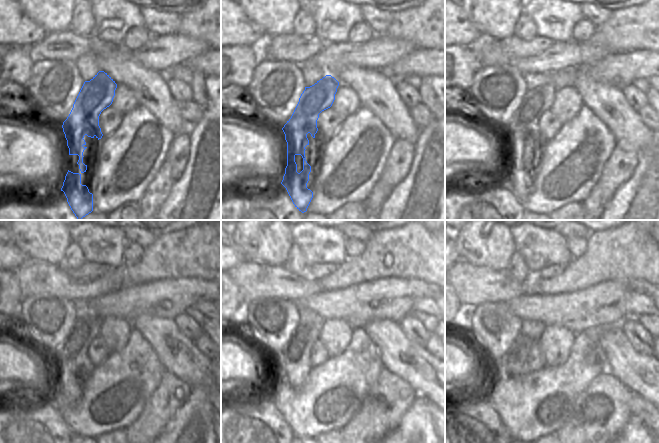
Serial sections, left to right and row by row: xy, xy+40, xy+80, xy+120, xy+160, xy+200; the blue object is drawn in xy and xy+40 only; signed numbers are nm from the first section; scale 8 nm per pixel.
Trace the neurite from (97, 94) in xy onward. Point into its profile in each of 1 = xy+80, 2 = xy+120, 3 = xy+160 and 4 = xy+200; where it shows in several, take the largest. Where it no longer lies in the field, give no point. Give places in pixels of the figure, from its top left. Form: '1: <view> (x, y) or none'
1: xy+80 (537, 101)
2: xy+120 (69, 359)
3: xy+160 (294, 358)
4: xy+200 (515, 359)

